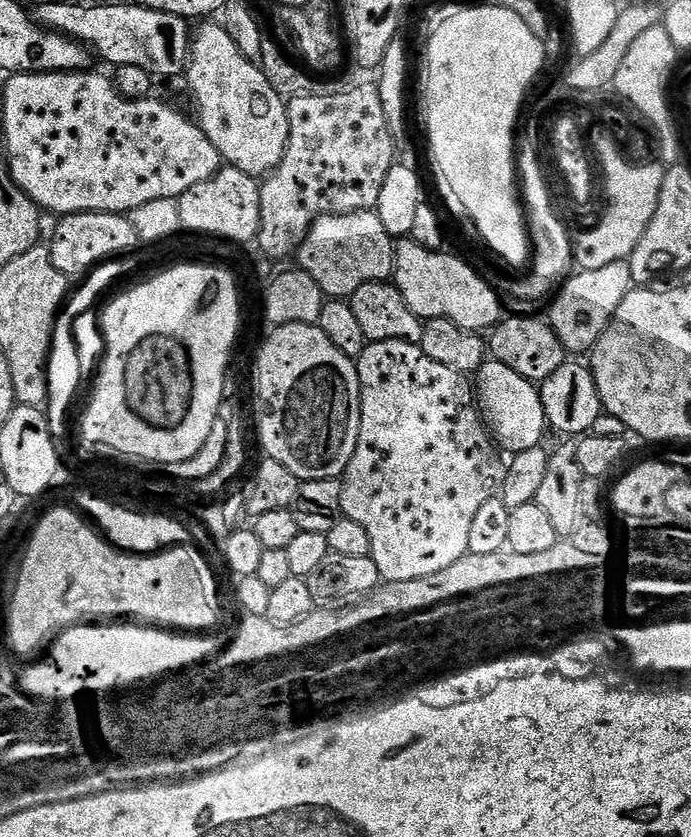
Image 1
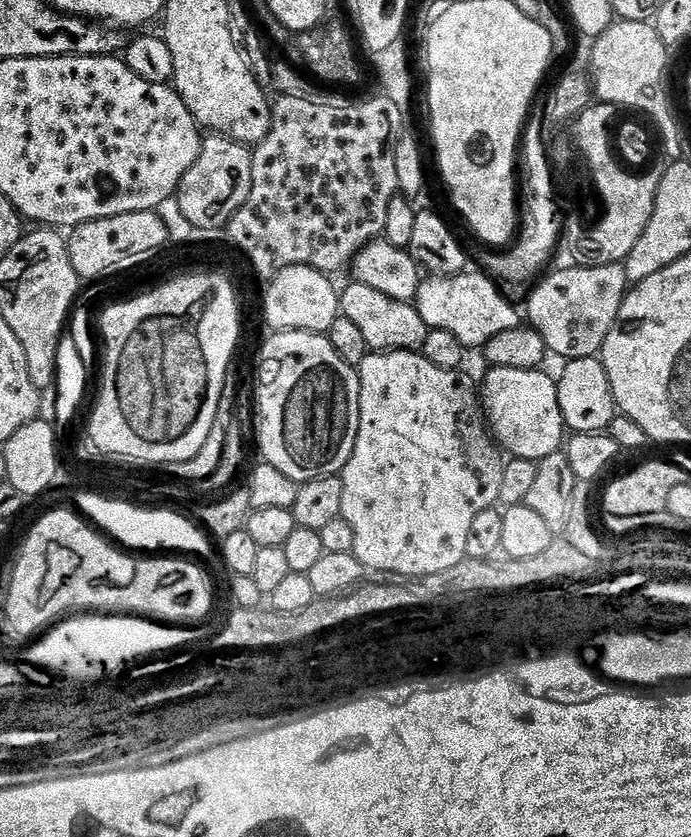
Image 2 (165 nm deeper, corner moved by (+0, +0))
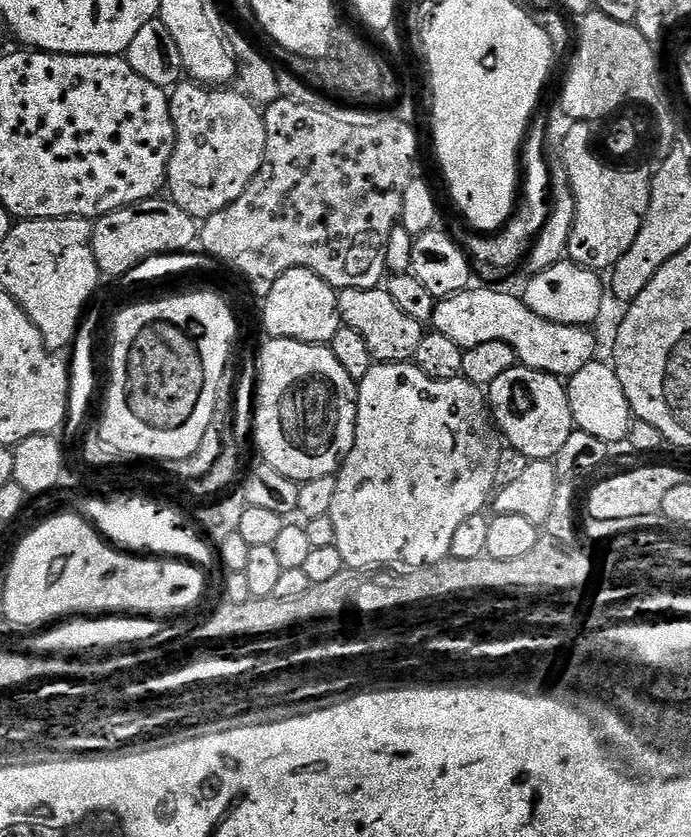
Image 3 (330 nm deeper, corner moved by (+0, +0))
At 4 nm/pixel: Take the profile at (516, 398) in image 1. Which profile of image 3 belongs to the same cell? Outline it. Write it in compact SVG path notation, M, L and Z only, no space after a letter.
M523 366L506 370L506 374L494 378L494 382L487 385L486 399L501 437L511 447L526 454L529 460L552 460L558 454L558 450L562 450L566 438L570 438L574 431L565 381L561 377L551 376L549 372L539 372Z

